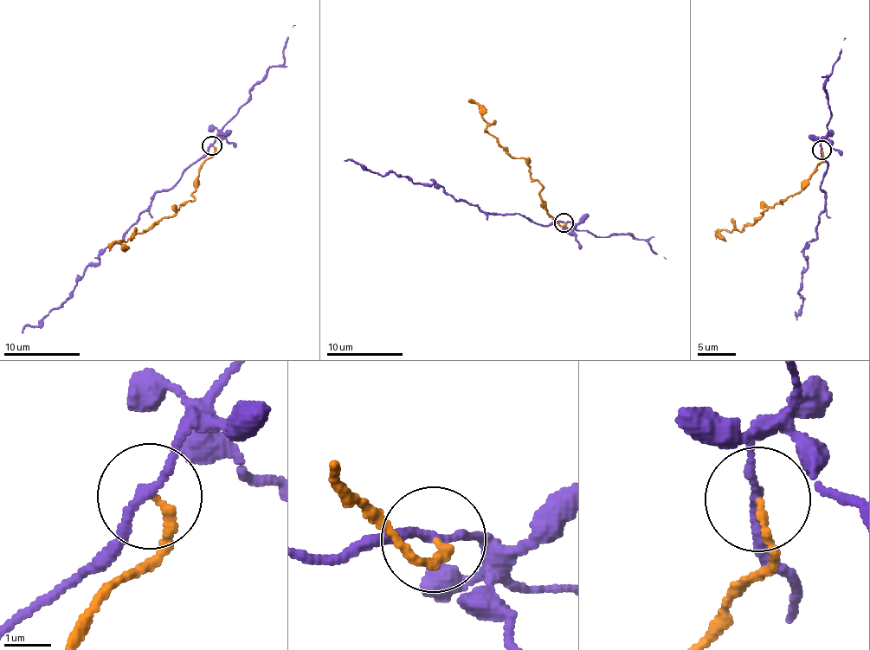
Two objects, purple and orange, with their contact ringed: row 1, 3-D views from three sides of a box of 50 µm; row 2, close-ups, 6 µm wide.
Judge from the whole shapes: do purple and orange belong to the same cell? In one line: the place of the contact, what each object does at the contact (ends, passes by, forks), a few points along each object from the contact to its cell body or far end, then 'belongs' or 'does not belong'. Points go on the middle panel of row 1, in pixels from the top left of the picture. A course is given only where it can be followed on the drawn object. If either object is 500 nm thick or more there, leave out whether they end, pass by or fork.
place (563, 222); purple passes by; orange ends; course purple (563, 222), (542, 226), (517, 214), (490, 215), (434, 183), (418, 184), (344, 161); course orange (563, 222), (546, 211), (543, 186), (530, 175), (528, 162), (487, 132), (477, 104), (469, 101); does not belong

